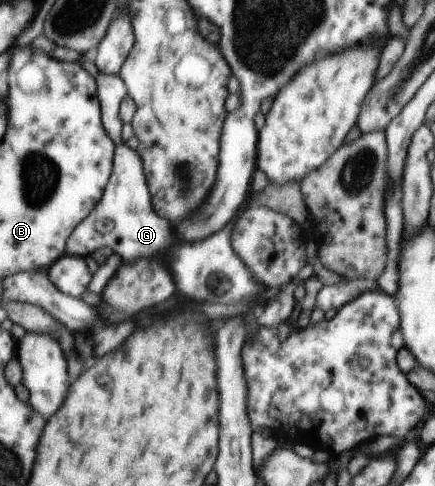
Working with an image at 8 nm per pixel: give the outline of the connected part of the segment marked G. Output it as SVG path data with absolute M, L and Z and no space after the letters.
M123 143L115 147L113 173L103 198L89 218L77 226L69 237L67 254L87 259L97 249L109 247L114 254L121 255L125 263L135 263L139 259L159 259L169 265L173 279L185 297L223 305L235 305L237 301L243 303L251 299L263 302L268 288L256 278L252 269L233 248L233 233L239 215L241 212L219 233L187 245L187 241L175 233L171 223L159 217L155 211L140 152Z

